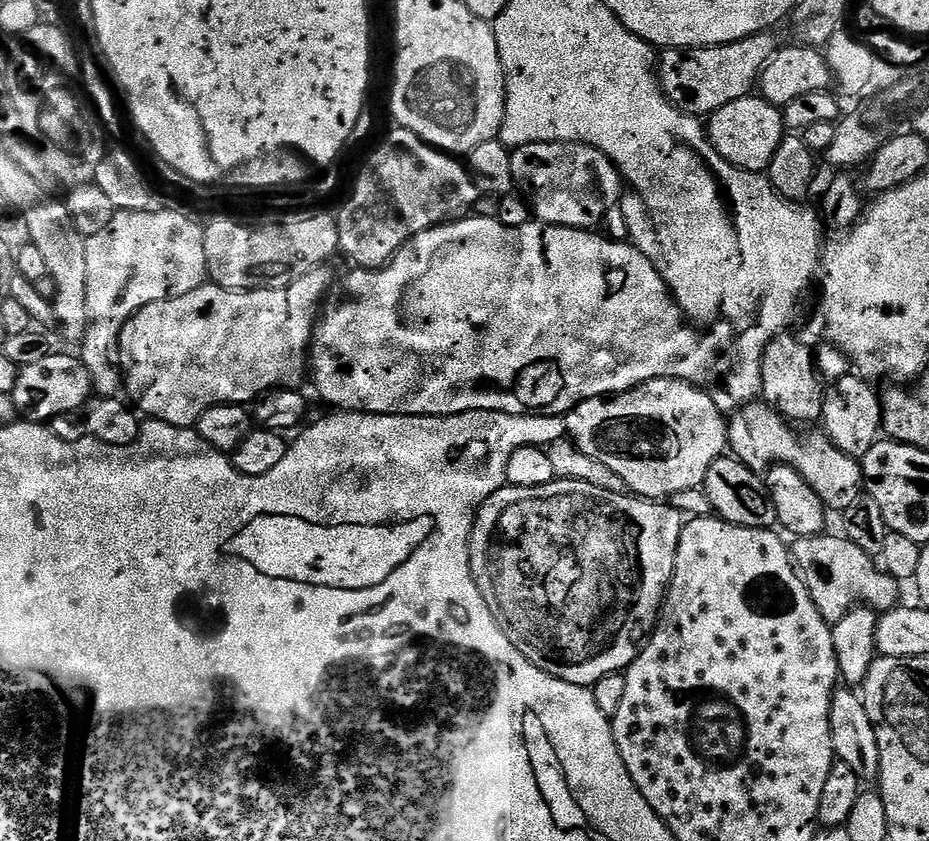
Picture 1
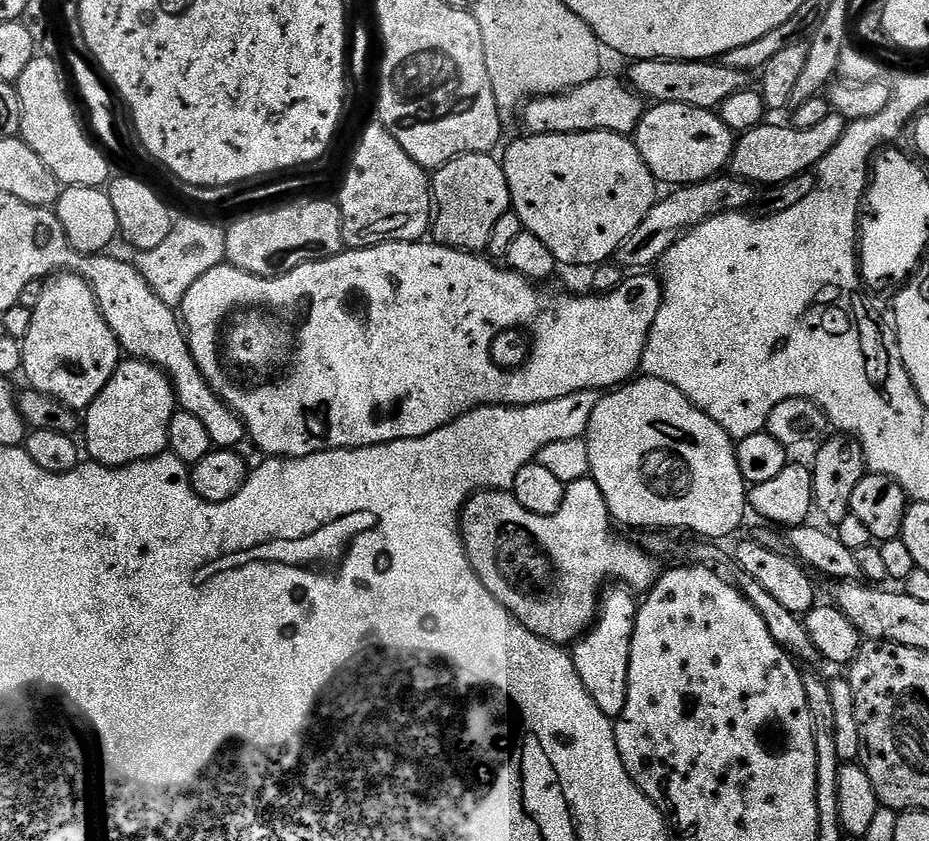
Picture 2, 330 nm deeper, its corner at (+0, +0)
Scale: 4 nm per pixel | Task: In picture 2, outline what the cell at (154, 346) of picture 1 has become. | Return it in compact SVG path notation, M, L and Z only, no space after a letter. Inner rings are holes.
M121 359L110 382L102 386L98 398L83 413L82 437L87 459L107 468L127 468L135 460L165 455L170 418L177 411L176 389L163 368L144 360Z

